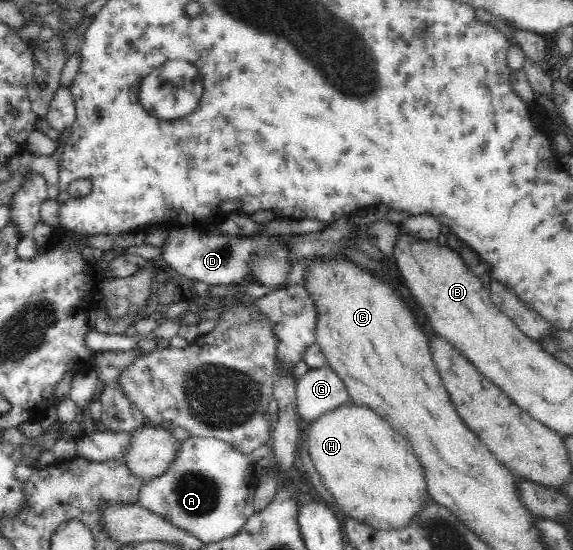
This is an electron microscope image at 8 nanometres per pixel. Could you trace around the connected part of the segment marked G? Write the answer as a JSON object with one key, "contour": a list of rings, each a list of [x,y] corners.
{"contour":[[[328,364],[308,369],[295,386],[296,413],[300,423],[308,426],[324,412],[349,403],[350,396],[338,373]]]}

